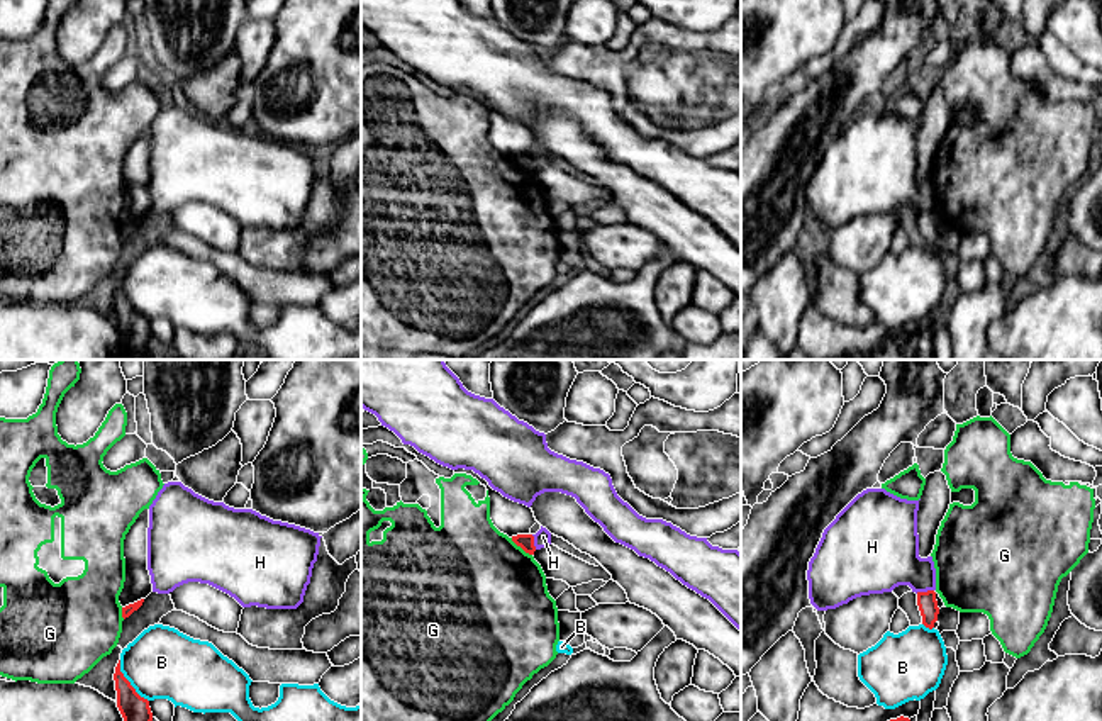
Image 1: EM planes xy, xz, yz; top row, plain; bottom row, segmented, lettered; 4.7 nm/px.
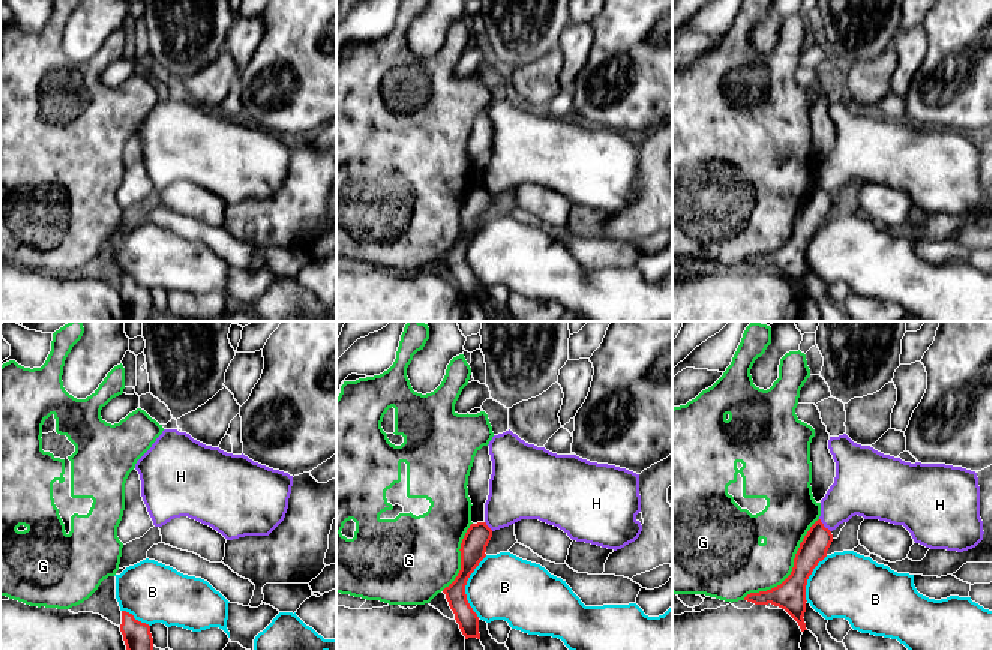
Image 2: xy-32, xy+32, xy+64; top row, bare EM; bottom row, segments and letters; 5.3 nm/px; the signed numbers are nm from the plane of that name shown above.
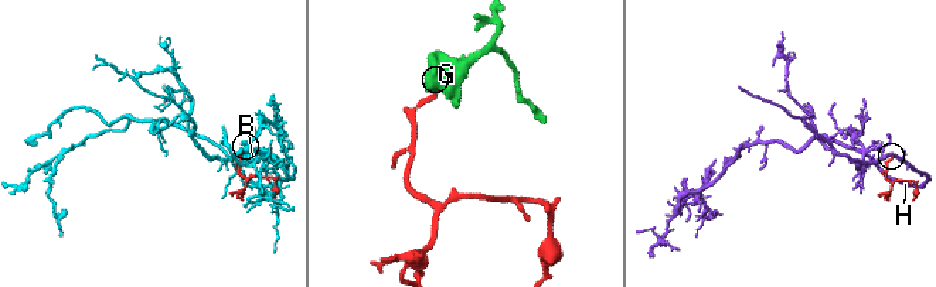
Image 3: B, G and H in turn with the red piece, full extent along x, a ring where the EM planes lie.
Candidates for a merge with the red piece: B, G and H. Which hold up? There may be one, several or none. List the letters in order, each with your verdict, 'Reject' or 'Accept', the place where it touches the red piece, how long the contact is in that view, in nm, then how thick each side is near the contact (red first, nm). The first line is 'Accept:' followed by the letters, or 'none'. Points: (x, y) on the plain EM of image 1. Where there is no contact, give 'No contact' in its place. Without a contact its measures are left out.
Accept: none
B: Reject. Touches red at xy (129, 302). Shared border 240 nm. Thickness 140 nm (red) against 340 nm
G: Reject. Touches red at xz (521, 167). Shared border 130 nm. Thickness 80 nm (red) against 500 nm
H: Reject. Touches red at yz (924, 212). Shared border 90 nm. Thickness 90 nm (red) against 300 nm

